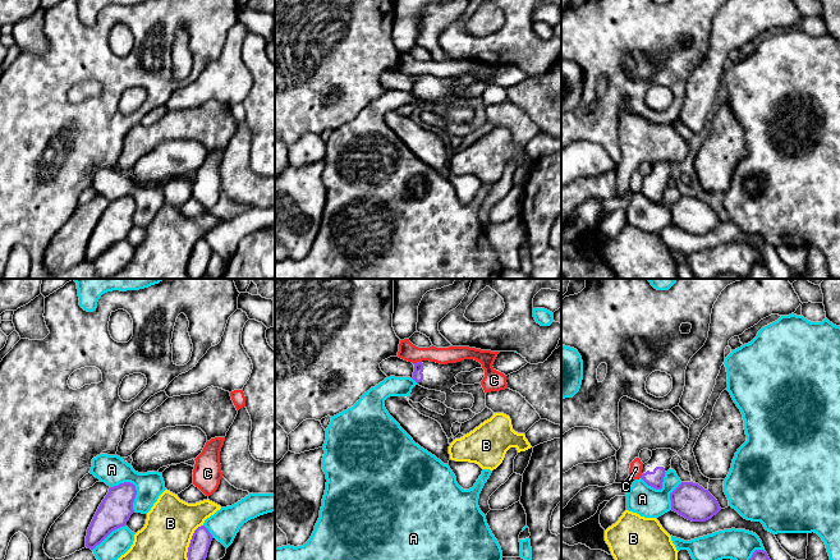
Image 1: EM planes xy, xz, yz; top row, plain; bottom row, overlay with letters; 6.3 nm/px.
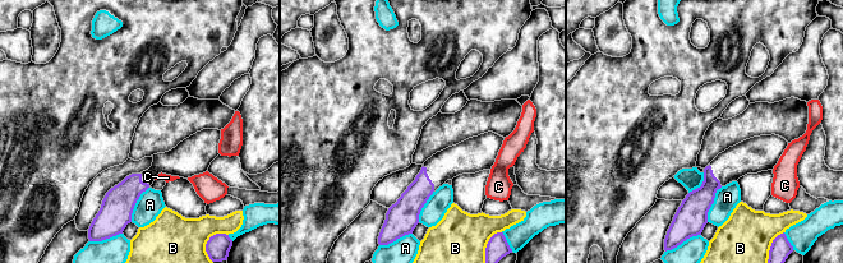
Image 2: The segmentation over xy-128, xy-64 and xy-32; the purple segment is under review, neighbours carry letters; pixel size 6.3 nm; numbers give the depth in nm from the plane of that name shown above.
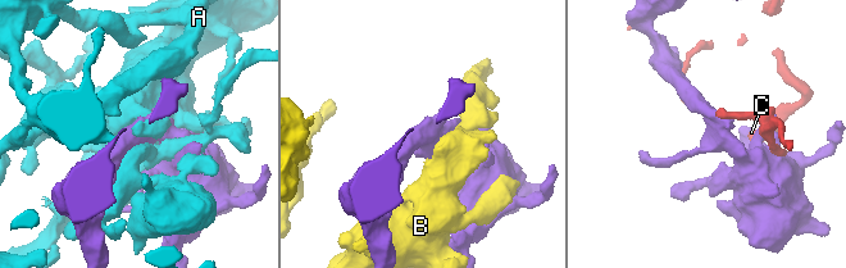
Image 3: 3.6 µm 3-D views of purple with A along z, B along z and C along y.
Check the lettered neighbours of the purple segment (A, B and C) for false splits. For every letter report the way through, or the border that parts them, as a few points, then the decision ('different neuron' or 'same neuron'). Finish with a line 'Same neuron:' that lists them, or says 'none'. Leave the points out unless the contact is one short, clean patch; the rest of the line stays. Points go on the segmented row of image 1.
A: different neuron
B: different neuron
C: different neuron
Same neuron: none

